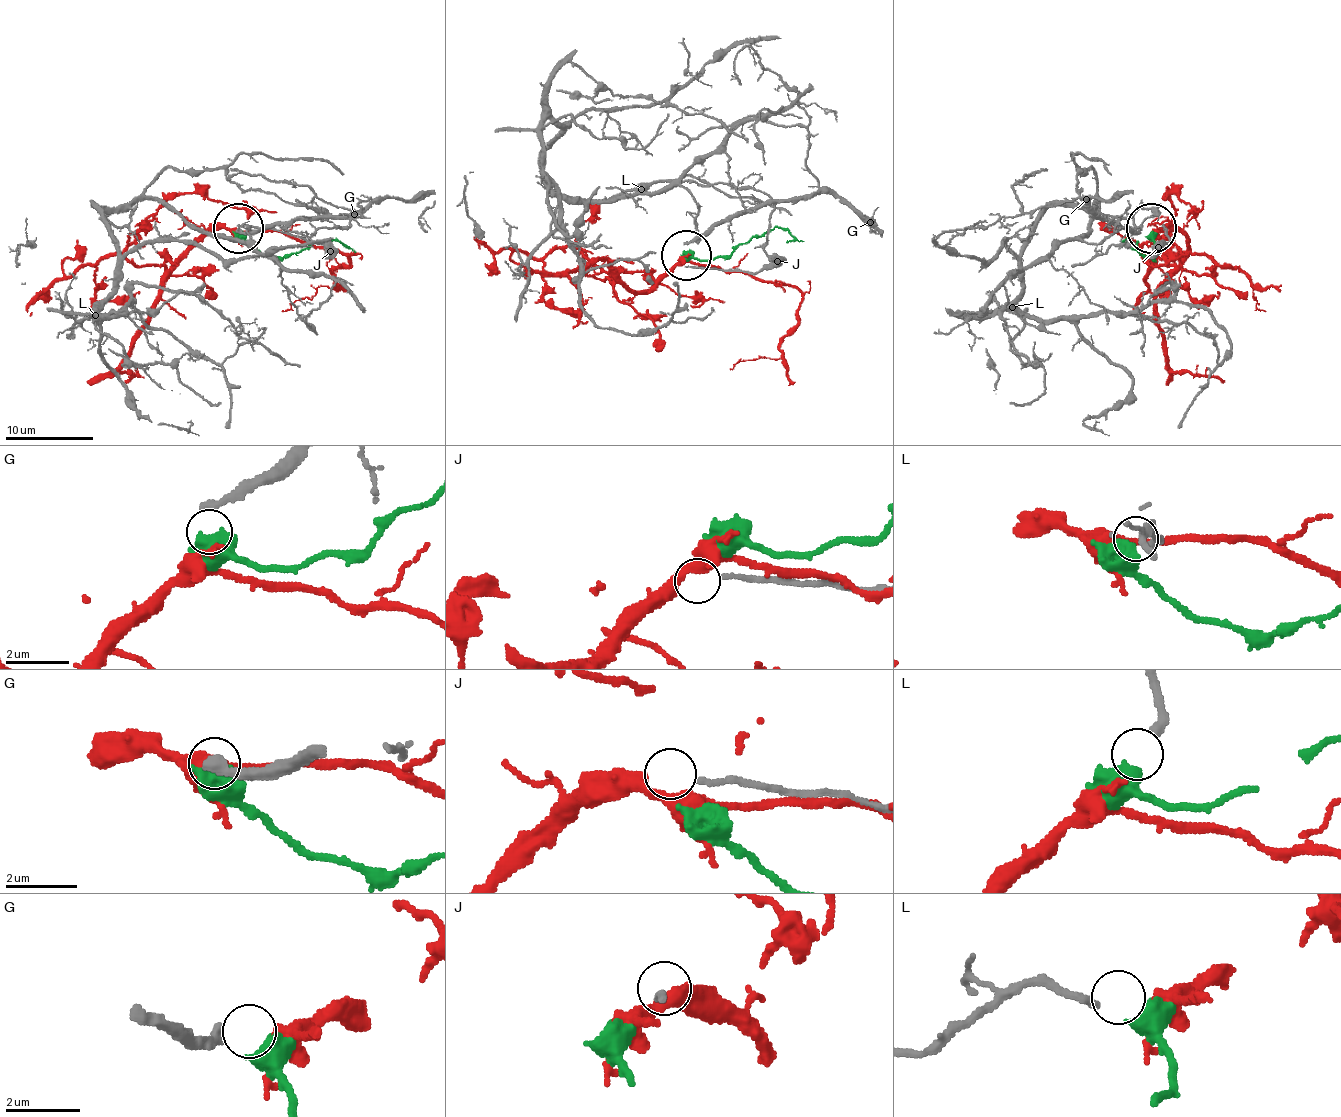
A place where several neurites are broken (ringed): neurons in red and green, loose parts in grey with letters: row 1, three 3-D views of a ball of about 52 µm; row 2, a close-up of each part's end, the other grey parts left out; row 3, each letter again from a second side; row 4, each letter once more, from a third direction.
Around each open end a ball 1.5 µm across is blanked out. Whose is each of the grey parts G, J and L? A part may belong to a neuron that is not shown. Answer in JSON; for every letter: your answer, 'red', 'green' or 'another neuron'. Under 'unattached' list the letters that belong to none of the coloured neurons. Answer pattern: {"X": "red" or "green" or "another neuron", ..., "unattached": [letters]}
{"G": "red", "J": "another neuron", "L": "green", "unattached": ["J"]}

